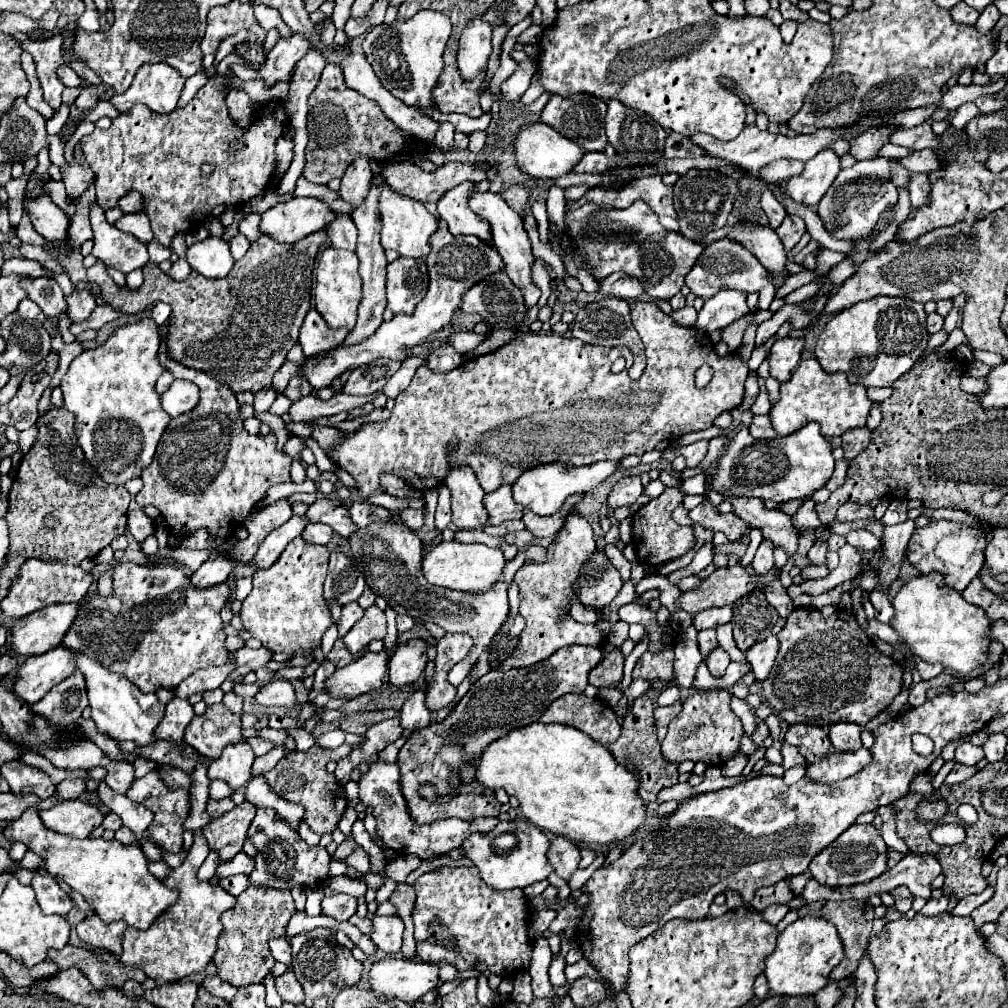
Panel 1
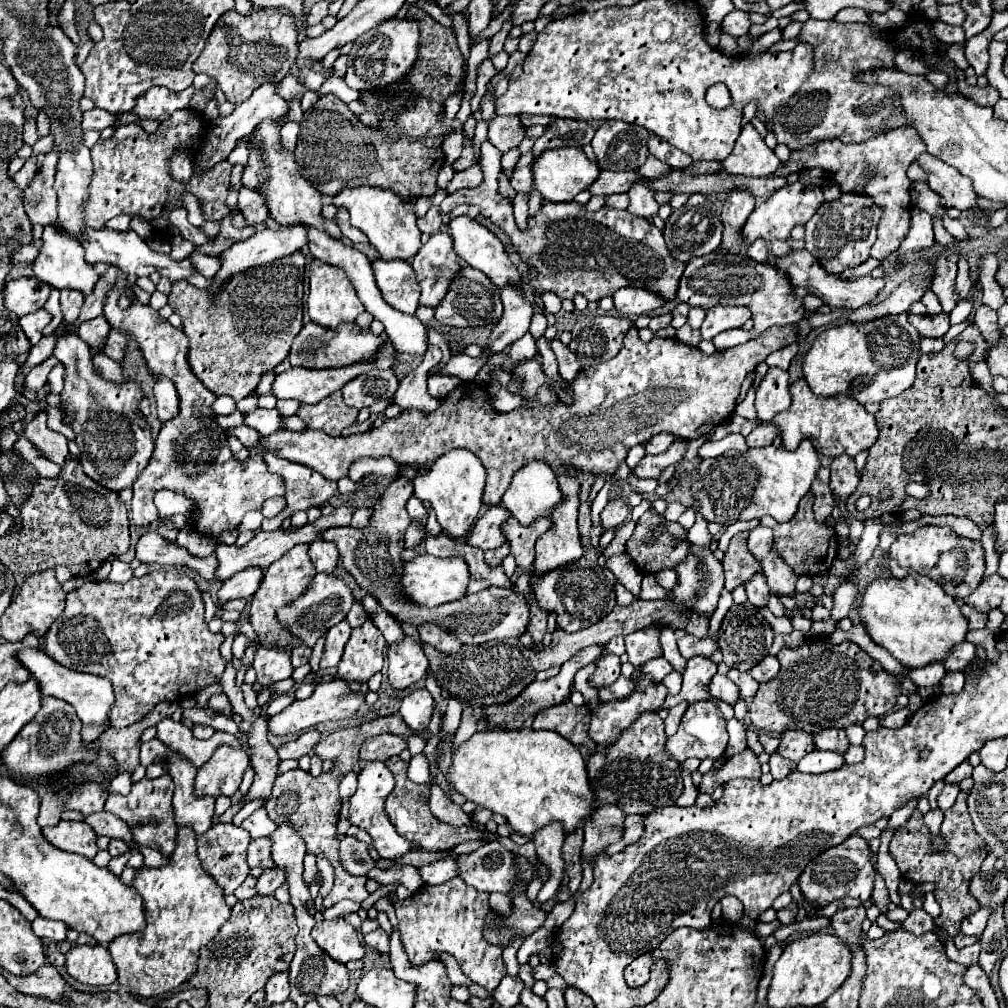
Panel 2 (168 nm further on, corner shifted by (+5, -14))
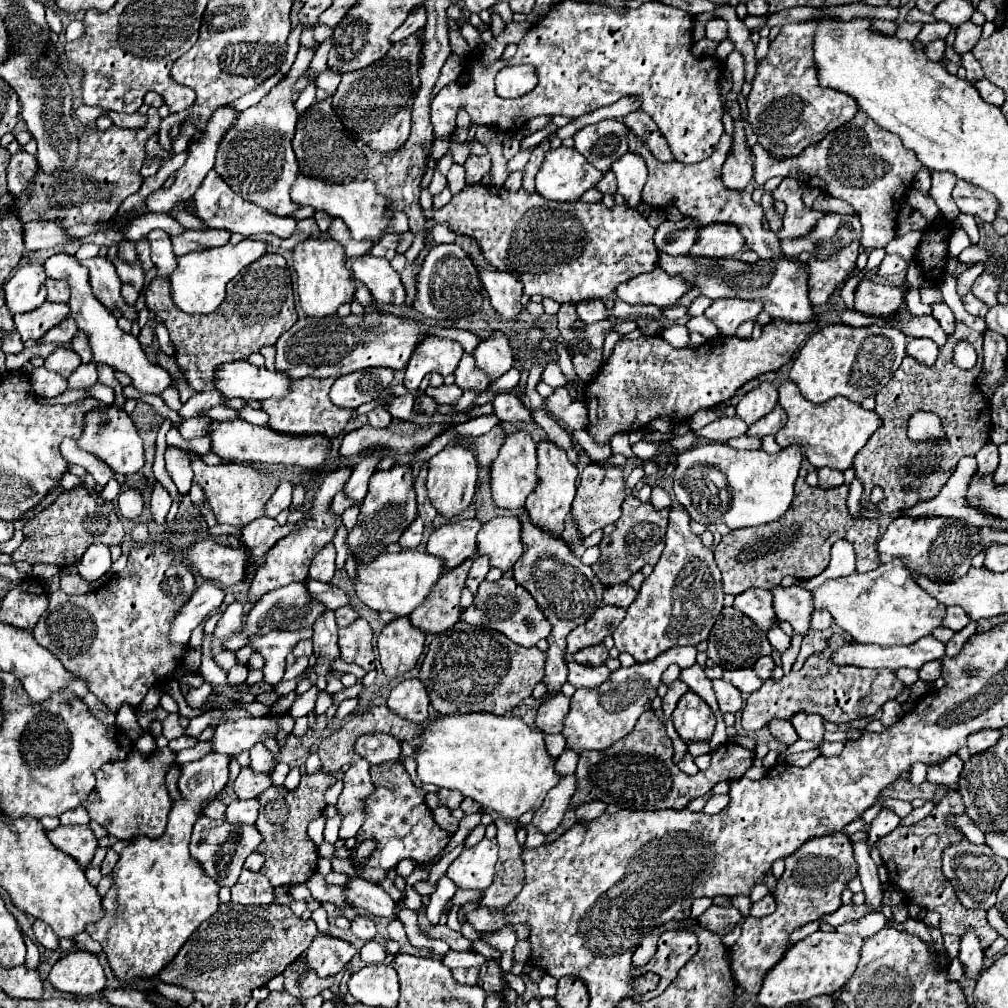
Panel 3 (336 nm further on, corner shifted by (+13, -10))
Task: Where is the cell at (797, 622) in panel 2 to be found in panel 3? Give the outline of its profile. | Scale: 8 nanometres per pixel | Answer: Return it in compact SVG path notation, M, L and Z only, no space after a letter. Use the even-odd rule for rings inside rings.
M831 628L823 631L808 631L803 637L800 652L797 656L796 662L792 666L792 670L800 670L800 668L804 665L806 658L816 652L824 650L832 634L833 631Z

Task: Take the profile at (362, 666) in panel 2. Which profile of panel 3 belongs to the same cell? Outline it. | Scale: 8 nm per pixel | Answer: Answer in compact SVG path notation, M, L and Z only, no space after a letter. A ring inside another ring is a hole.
M358 618L346 628L340 628L340 658L362 666L366 672L374 670L374 650L372 650L372 628L366 620Z

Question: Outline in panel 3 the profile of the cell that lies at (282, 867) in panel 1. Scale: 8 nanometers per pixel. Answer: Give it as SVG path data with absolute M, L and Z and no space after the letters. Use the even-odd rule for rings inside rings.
M234 800L226 810L228 822L240 822L240 824L256 824L258 818L258 800Z

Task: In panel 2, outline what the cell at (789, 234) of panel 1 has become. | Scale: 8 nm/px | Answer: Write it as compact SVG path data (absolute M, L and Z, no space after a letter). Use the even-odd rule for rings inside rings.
M794 182L784 186L782 190L774 192L766 202L762 202L760 206L754 208L754 212L750 214L750 218L746 220L746 224L742 226L742 238L754 242L756 238L762 238L766 242L772 240L786 240L790 236L790 230L796 224L806 224L818 210L818 206L824 202L822 190L816 186L804 186L802 182Z

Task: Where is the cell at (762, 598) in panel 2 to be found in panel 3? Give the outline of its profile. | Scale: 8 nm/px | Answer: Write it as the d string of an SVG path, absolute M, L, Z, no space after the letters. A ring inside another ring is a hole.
M762 588L746 590L740 596L736 596L734 608L738 608L742 614L750 616L762 630L768 630L774 620L770 590L762 590Z

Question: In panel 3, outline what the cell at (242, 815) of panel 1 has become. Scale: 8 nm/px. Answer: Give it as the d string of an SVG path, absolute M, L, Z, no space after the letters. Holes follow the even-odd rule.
M200 816L194 824L192 840L190 840L190 854L202 864L202 868L220 884L220 886L234 886L240 870L244 866L244 860L256 850L256 846L262 842L260 832L256 826L244 826L244 824L228 824L224 820L212 820L208 816Z

